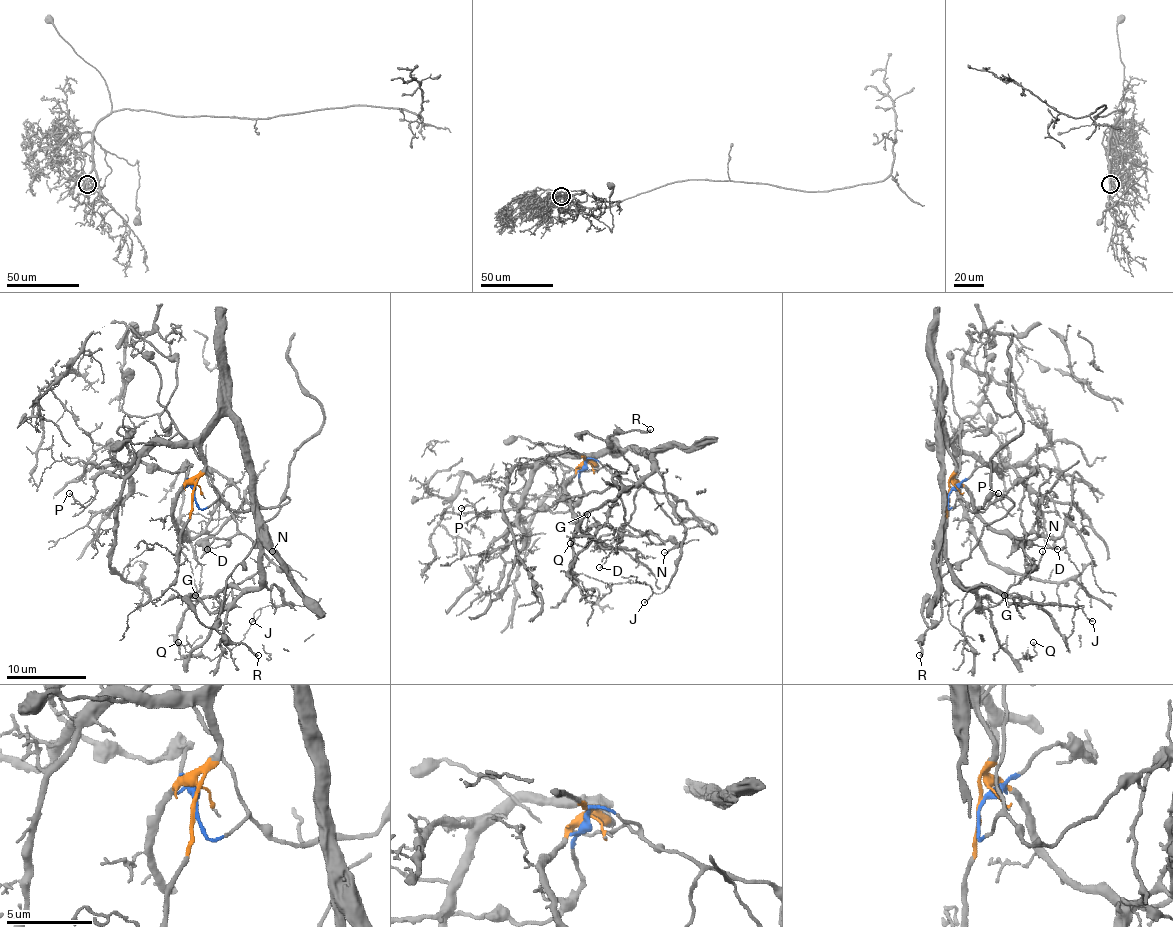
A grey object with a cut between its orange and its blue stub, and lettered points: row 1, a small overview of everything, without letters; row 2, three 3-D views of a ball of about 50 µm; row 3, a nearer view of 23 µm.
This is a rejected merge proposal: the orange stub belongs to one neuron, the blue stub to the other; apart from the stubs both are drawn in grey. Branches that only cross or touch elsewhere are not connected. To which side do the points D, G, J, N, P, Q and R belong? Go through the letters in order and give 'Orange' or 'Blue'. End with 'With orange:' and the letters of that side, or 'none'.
D: Blue
G: Orange
J: Orange
N: Blue
P: Orange
Q: Orange
R: Blue
With orange: G, J, P, Q

